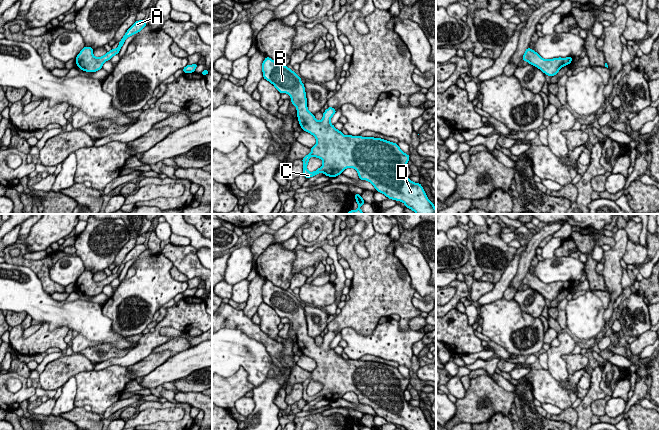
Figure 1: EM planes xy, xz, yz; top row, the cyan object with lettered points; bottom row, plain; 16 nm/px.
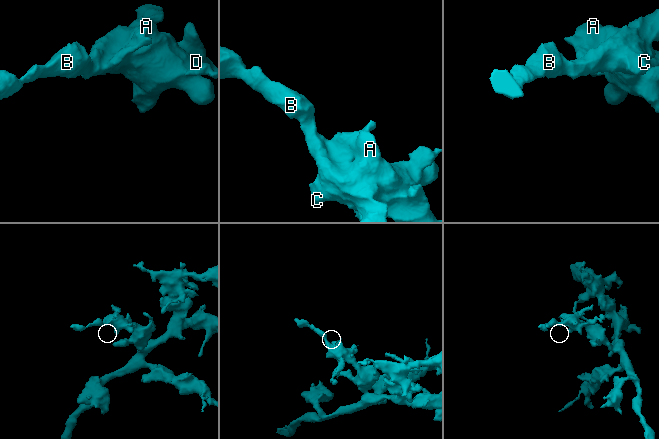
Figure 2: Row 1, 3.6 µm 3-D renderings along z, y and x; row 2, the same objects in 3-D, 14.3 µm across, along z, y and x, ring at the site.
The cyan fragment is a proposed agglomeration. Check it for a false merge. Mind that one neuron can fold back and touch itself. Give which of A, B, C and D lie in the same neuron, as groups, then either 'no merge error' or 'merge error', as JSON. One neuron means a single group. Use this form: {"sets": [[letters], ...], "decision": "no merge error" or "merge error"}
{"sets": [["A", "B", "C", "D"]], "decision": "no merge error"}

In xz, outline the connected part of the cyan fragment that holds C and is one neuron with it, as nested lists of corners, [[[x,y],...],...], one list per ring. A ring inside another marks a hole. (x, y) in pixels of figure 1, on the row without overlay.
[[[266,281],[262,287],[263,302],[272,307],[281,317],[287,317],[291,321],[292,328],[297,333],[298,345],[302,354],[312,358],[317,367],[311,372],[311,377],[302,382],[303,399],[308,403],[323,396],[326,400],[336,401],[346,392],[354,392],[358,396],[360,404],[367,404],[373,408],[377,416],[383,417],[389,423],[398,424],[405,430],[434,430],[427,422],[420,407],[414,407],[406,401],[404,392],[410,380],[405,378],[396,367],[373,361],[345,360],[330,347],[332,340],[336,337],[335,332],[328,331],[323,337],[321,345],[315,343],[314,338],[307,332],[307,323],[304,308],[295,296],[287,290]],[[310,381],[320,382],[323,389],[314,396],[307,394]]]

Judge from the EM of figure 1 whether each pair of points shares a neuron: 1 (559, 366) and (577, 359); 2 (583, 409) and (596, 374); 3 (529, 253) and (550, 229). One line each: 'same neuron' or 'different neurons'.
1: different neurons
2: same neuron
3: same neuron

